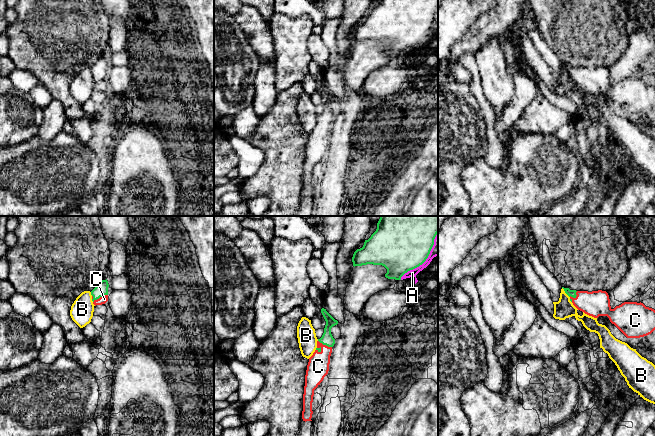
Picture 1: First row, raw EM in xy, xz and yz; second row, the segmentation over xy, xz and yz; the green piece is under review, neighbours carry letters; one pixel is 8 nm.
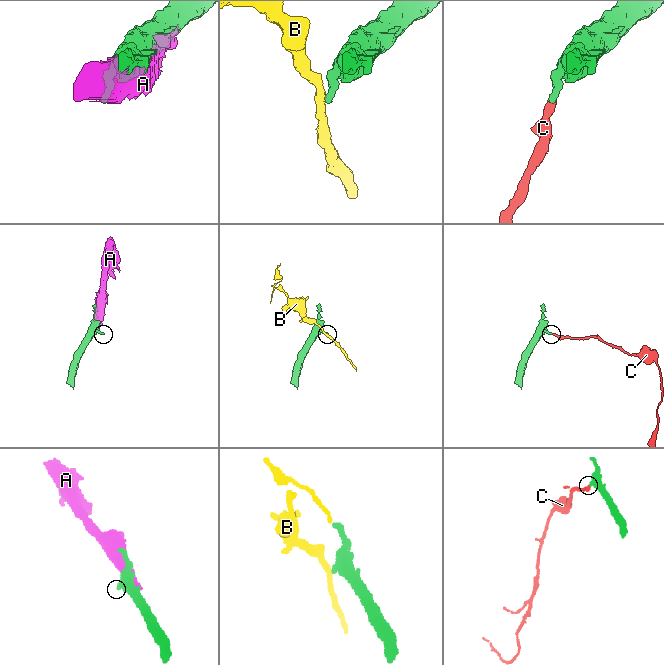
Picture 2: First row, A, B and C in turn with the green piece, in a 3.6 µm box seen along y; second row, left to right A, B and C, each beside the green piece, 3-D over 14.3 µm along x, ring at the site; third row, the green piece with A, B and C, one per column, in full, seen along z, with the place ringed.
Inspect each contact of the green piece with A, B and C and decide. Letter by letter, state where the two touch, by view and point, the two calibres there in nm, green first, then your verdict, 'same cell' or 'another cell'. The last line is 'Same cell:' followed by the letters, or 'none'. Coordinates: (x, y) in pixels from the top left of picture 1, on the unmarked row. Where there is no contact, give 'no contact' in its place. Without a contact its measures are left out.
A: contact xz (426, 34); calibres 380 and 100 nm; same cell
B: contact yz (565, 68); calibres 60 and 160 nm; another cell
C: contact xy (100, 72); calibres 110 and 60 nm; same cell
Same cell: A, C

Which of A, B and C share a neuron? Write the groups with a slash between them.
A C / B

